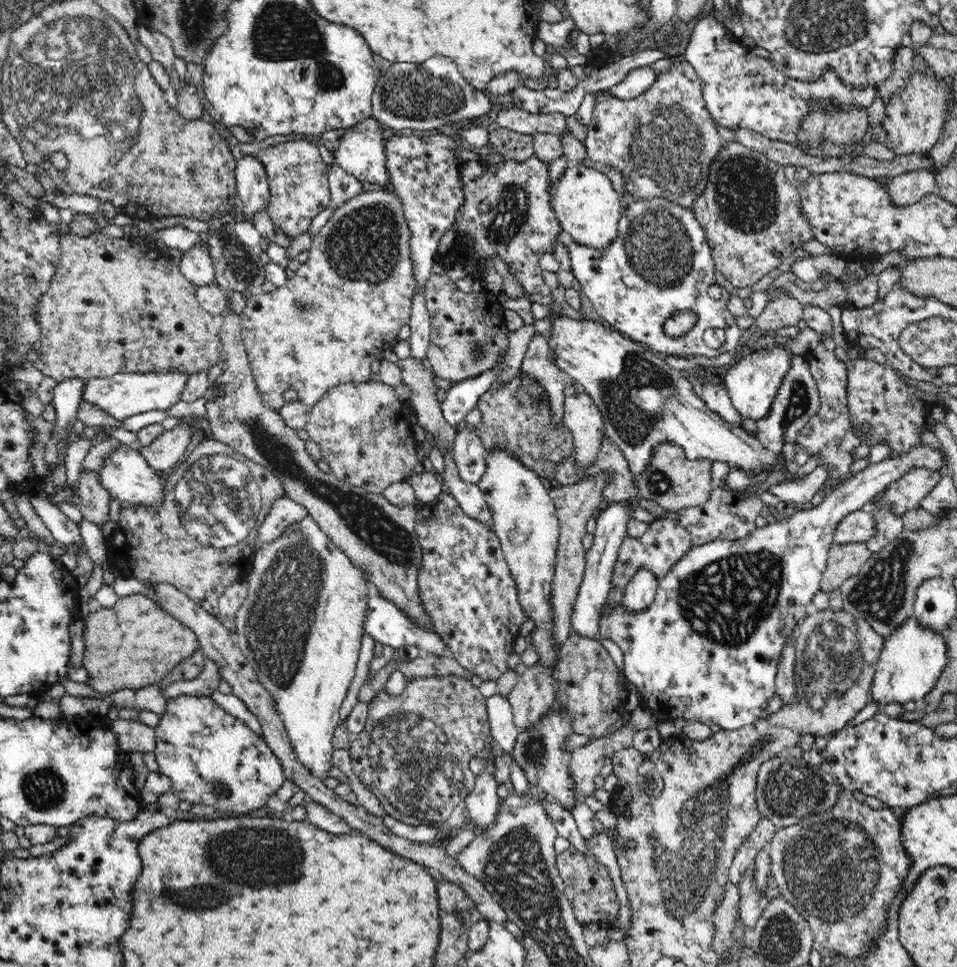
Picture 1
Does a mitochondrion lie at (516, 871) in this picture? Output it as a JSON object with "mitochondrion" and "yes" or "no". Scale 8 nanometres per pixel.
{"mitochondrion":"yes"}

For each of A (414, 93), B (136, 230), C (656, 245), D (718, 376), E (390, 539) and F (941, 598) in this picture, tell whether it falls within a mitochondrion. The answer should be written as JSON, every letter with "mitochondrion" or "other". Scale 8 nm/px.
{"A":"mitochondrion","B":"other","C":"mitochondrion","D":"other","E":"mitochondrion","F":"other"}

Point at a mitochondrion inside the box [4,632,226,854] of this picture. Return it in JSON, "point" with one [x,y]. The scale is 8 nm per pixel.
{"point":[45,788]}

